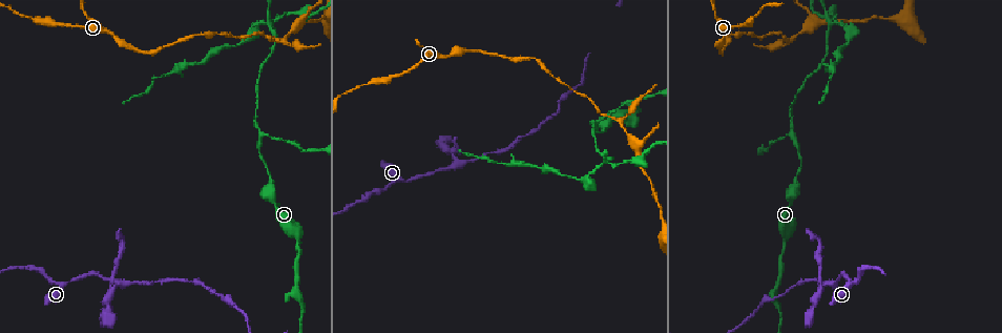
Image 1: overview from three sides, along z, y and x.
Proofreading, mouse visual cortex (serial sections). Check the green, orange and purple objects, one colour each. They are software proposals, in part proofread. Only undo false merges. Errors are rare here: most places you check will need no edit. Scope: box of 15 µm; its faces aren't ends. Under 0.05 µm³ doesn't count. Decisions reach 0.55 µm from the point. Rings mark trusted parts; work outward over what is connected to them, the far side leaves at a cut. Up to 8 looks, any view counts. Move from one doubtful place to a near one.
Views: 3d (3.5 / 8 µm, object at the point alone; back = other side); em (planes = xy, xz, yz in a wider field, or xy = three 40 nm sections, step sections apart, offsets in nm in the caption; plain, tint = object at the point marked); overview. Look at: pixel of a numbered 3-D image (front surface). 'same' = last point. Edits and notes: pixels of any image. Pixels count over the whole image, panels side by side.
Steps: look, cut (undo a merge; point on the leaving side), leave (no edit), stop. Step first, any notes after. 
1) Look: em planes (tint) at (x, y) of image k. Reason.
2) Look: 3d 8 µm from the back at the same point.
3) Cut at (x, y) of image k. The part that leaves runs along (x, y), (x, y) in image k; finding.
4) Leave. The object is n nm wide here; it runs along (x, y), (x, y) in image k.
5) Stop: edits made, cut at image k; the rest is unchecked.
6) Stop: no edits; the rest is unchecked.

Look: 3d 3.5 µm at (281, 38) of image 1.

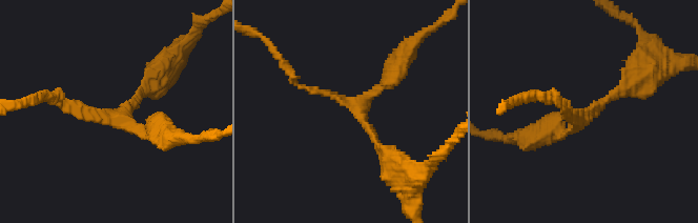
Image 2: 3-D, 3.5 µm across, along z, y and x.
Look: em planes (tint) at (118, 117) of image 2. 3 arms meet here; the arms are 100, 150, 200 nm wide.

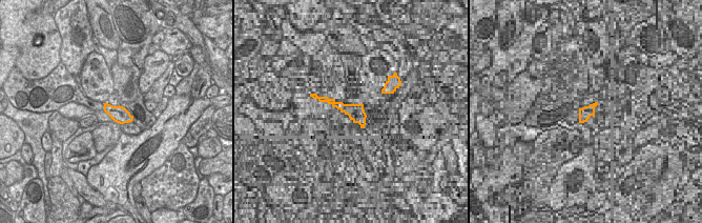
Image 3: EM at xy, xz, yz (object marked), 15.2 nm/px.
Leave. The object is 260 nm wide here; it runs along (293, 82), (355, 106), (387, 155) in image 2; all the same cell.

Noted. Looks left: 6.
Look: 3d 3.5 µm at (791, 134) of image 1. Three arms meet.

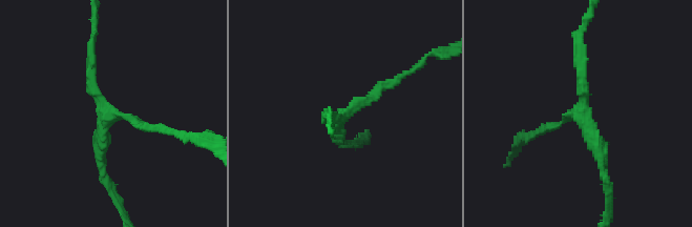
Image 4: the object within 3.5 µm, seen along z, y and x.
Look: em xy step 2 (tint) at (586, 119) of image 4. 3 arms meet here; the arms are 100, 150, 150 nm wide.

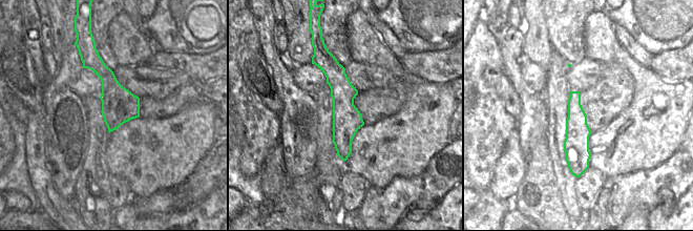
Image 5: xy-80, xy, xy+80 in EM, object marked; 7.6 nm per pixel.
Leave. It runs along (321, 48), (343, 92), (344, 156) in image 5; one cell here.

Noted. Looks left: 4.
Look: 3d 3.5 µm at (268, 24) of image 1. Sharp bend.

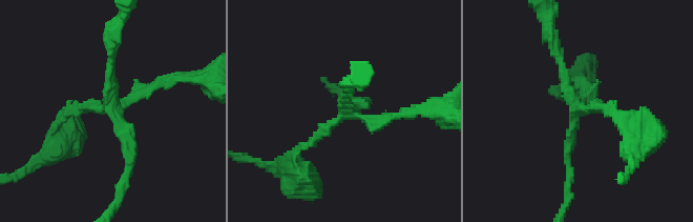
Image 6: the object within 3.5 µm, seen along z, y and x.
Look: em xy step 1 (tint) at (578, 112) of image 6. 4 arms meet here; the arms are 150, 150, 150, 150 nm wide; shape alone is not enough.

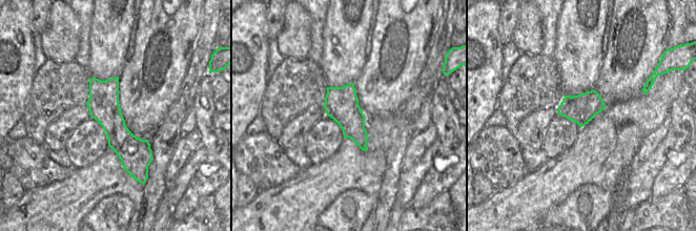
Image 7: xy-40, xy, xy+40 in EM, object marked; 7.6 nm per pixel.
Cut at (154, 85) of image 6. The part that leaves runs along (103, 107), (64, 114), (50, 153) in image 6; a second cell is stuck on.

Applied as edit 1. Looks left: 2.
Stop: edits made, cut at image 6; the rest is unchecked.

